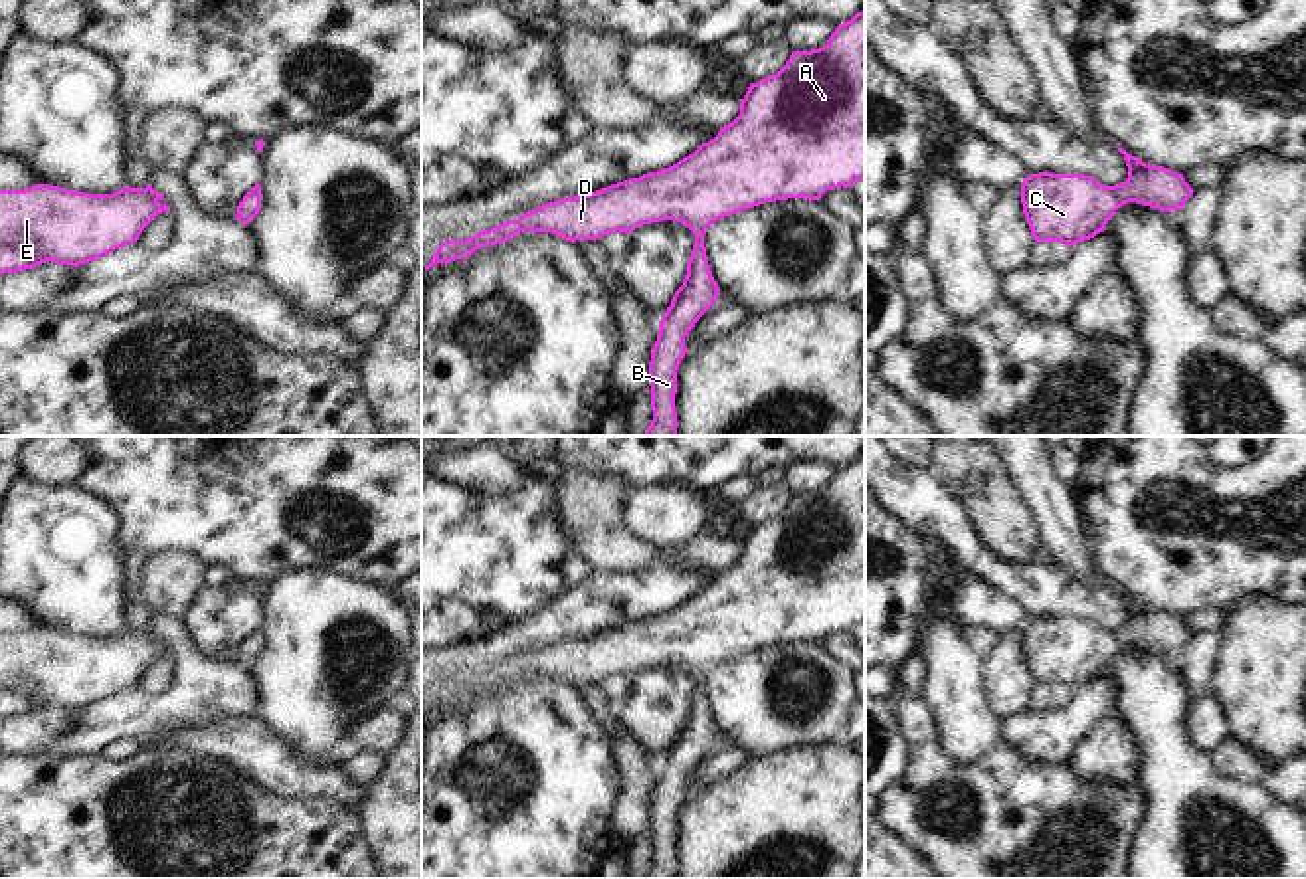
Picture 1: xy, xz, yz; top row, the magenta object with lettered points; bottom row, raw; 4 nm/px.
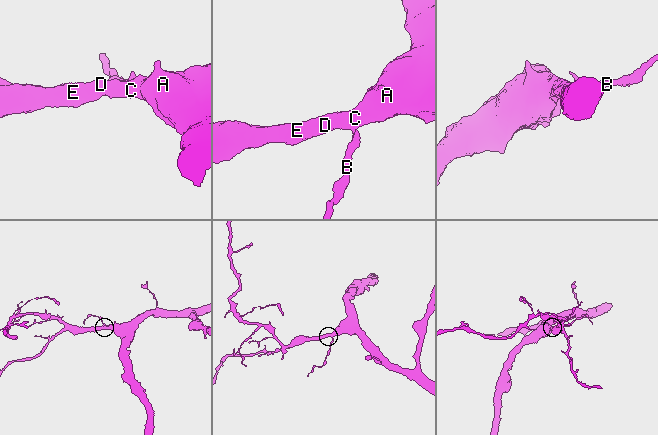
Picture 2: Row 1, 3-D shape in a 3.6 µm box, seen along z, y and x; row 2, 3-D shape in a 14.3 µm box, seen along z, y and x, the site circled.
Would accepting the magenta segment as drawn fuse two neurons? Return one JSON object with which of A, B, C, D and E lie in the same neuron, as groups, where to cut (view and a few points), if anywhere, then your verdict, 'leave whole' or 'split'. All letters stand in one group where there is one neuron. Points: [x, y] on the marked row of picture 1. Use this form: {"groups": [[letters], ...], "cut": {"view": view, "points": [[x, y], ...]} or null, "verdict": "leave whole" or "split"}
{"groups": [["A", "B", "C", "D", "E"]], "cut": null, "verdict": "leave whole"}

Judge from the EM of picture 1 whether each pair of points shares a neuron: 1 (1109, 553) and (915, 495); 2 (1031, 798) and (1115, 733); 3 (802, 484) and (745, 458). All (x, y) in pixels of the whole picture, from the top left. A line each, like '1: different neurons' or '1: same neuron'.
1: different neurons
2: different neurons
3: different neurons

